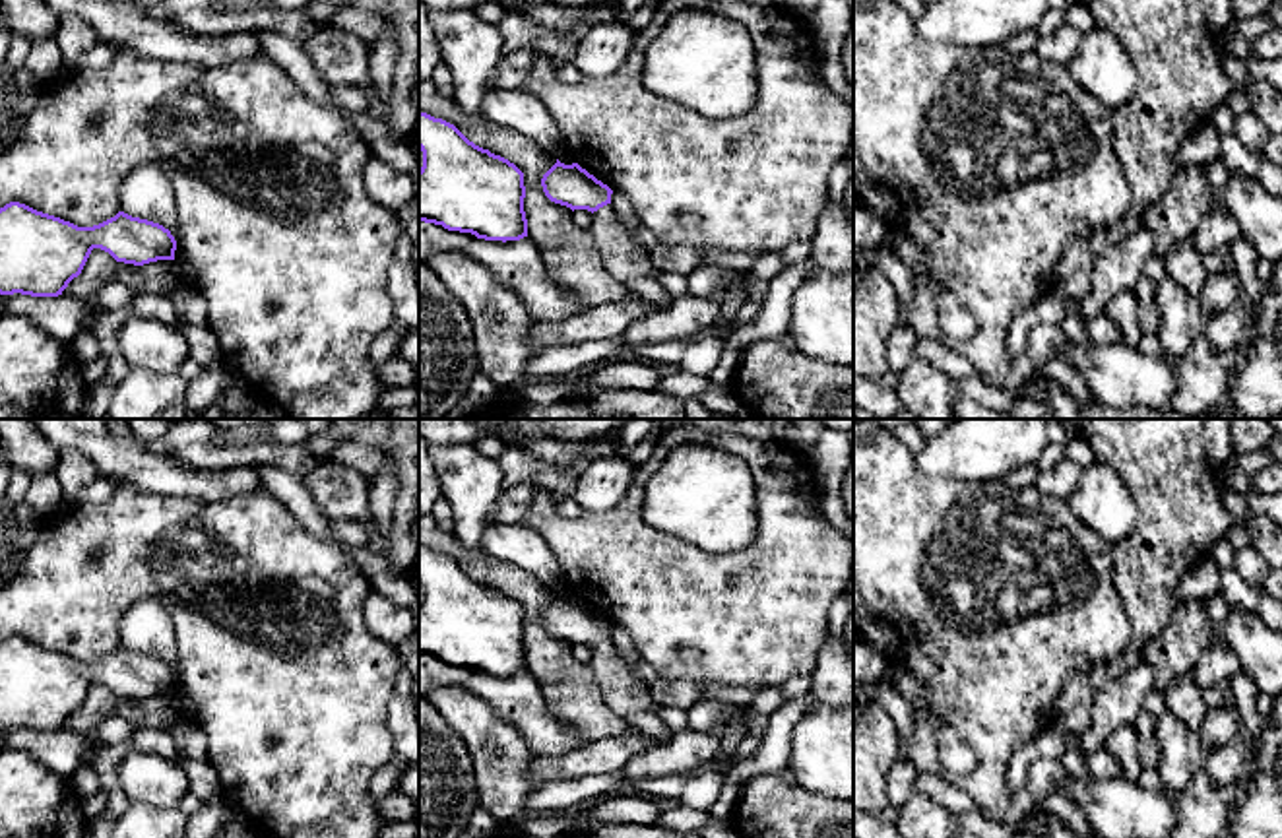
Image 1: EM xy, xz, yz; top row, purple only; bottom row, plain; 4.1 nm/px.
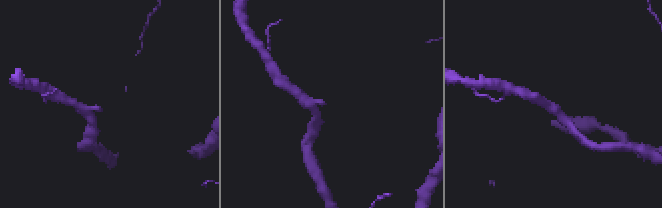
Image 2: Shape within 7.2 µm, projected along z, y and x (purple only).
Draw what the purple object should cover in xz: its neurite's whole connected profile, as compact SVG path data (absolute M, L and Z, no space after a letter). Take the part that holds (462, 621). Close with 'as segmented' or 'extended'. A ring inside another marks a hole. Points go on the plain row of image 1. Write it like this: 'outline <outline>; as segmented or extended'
outline M419 547L419 584L419 656L485 675L528 671L524 607L514 597L427 547Z; as segmented

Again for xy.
outline M10 636L0 642L0 729L58 731L81 708L93 683L109 687L116 696L144 700L175 694L176 675L163 660L124 646L99 660L78 661L25 638Z; as segmented

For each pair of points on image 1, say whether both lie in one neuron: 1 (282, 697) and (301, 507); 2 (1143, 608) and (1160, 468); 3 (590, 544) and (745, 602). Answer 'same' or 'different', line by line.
1: different
2: same
3: same

